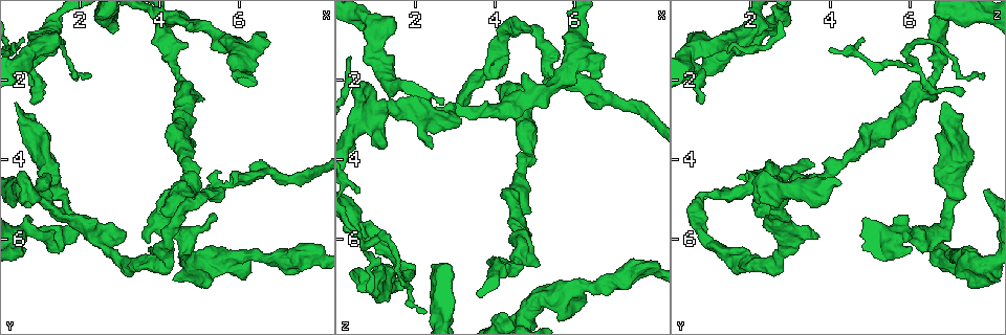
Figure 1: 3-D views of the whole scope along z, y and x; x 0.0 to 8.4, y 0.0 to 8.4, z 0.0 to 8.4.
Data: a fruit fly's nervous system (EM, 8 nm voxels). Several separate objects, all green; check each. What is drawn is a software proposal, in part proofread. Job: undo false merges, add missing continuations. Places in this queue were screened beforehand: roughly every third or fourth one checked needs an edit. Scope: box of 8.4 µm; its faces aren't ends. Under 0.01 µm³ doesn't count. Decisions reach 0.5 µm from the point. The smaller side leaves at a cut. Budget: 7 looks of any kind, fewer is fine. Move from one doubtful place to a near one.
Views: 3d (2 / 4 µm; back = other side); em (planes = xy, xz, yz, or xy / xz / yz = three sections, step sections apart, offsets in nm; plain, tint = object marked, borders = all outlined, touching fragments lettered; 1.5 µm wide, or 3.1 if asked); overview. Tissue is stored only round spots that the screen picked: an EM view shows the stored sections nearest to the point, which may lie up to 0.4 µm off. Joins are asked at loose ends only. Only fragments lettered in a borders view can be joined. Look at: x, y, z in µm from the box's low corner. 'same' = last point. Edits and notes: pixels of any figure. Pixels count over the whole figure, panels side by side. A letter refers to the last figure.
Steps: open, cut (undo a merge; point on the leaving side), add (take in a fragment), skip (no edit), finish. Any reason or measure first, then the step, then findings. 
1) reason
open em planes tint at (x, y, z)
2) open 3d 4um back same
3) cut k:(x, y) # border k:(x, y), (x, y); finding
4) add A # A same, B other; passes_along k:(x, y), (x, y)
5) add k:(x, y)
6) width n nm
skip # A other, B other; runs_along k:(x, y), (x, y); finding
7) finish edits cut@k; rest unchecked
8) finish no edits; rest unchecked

thin end
open em yz step 8 tint at (0.60, 1.00, 4.80)

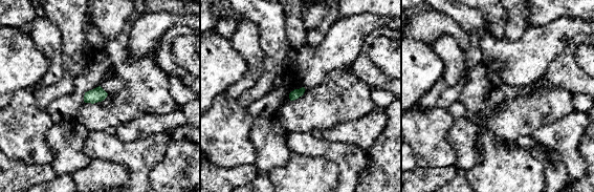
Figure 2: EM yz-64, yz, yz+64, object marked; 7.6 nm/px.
another direction
open em planes borders same

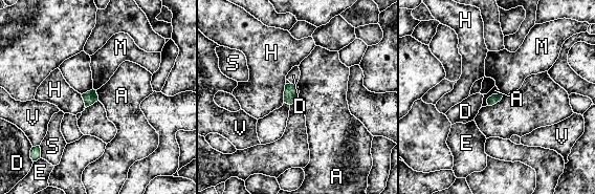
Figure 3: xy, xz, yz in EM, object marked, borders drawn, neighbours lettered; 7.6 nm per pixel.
skip # A other, D other, E other, H other, M other, S other, V other; border 3:(500, 92), (492, 93), (487, 105); none of them fits

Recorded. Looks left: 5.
branch stops here
open em planes borders at (6.70, 0.80, 1.85)

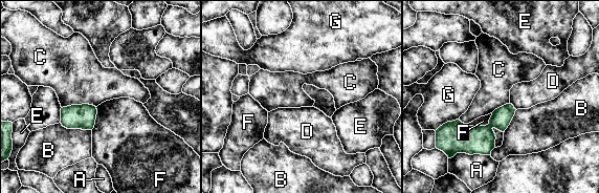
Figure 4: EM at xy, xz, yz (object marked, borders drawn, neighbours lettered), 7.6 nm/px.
skip # A other, B other, C other, D other, E other, F other, G other; none of them fits

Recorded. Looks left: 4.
free end
open 3d 2um at (4.25, 4.85, 7.85)

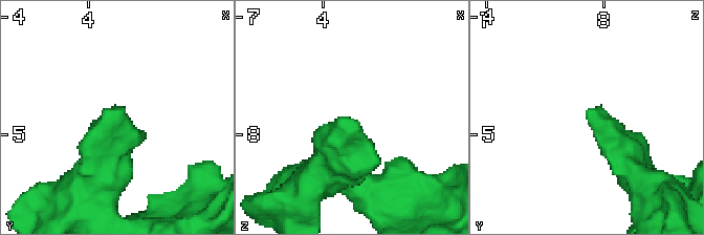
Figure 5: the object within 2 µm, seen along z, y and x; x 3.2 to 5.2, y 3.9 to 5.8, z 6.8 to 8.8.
open em planes borders at (4.26, 4.84, 7.84)

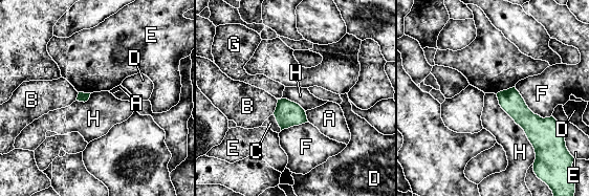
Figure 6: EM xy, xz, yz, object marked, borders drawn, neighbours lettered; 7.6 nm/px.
skip # A other, B other, C other, D other, E other, F other, G other, H other; border 6:(496, 94), (531, 145), (533, 162); no lettered fragment goes on from it

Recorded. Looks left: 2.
finish no edits; rest unchecked

